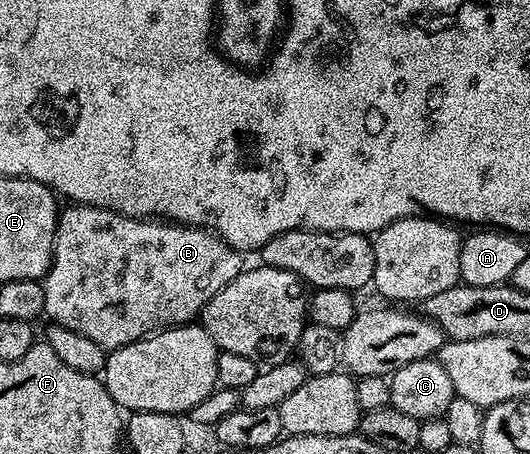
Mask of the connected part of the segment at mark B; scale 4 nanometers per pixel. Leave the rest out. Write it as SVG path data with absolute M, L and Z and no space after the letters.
M68 204L60 212L57 231L55 232L55 246L51 256L51 268L47 271L47 276L42 278L43 290L45 291L45 307L43 308L48 322L65 327L69 331L77 331L77 335L86 335L88 339L93 339L93 343L101 343L101 347L108 351L120 349L134 341L140 341L142 337L148 336L158 330L186 325L194 322L202 314L205 303L221 291L245 268L244 254L235 249L229 243L225 243L218 233L206 227L192 227L178 223L168 223L163 219L144 219L142 217L126 217L120 213L115 213L112 209L102 209L92 205Z

